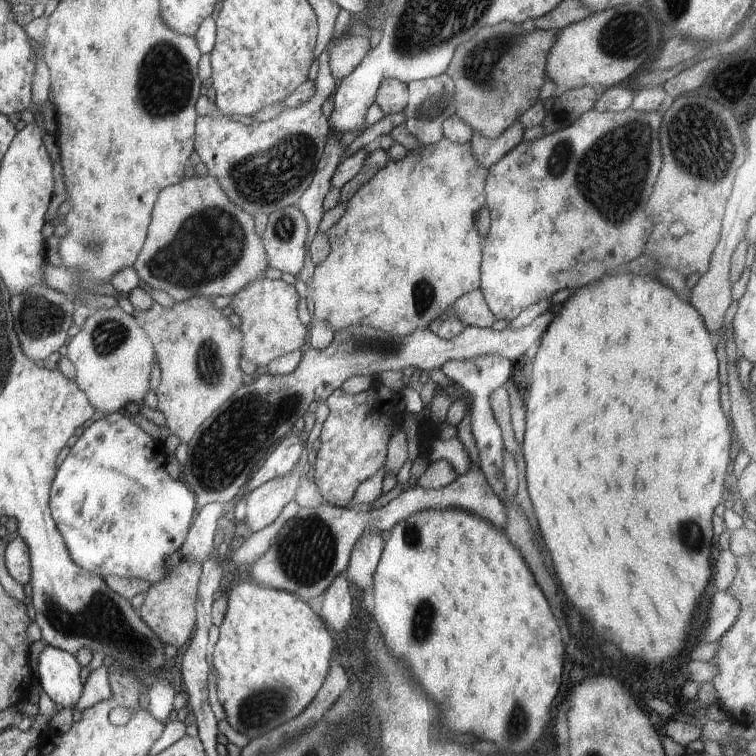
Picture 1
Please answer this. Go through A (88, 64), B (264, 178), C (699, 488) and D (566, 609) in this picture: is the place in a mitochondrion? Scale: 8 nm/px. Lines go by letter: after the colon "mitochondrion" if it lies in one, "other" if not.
A: other
B: mitochondrion
C: other
D: other

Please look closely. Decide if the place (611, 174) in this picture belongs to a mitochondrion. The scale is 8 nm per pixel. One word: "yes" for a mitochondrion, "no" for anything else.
yes

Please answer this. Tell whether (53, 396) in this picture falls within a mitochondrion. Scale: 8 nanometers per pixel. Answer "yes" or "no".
no

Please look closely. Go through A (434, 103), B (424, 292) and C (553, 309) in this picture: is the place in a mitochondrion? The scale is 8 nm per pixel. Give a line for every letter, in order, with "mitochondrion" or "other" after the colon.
A: mitochondrion
B: mitochondrion
C: other

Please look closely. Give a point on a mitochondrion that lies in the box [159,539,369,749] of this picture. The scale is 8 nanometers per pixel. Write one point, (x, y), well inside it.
(264, 709)

